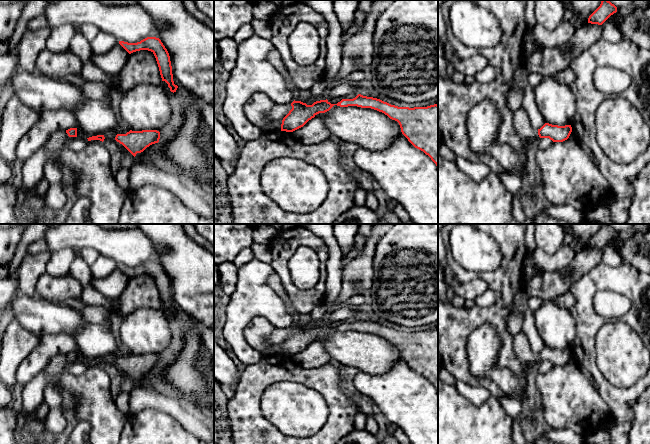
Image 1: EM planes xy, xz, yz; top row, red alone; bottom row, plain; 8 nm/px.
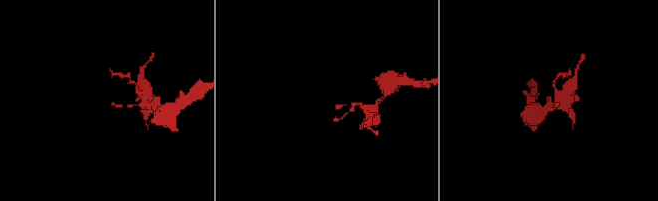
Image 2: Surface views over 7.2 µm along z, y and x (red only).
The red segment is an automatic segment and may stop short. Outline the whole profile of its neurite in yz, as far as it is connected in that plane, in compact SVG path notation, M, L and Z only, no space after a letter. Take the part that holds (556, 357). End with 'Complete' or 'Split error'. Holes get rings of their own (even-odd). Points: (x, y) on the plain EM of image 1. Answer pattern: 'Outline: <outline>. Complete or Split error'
Outline: M545 347L538 353L540 362L549 362L553 366L563 366L567 364L572 356L571 349L558 350Z. Complete

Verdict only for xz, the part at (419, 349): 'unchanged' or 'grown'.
unchanged

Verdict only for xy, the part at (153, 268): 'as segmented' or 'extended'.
as segmented

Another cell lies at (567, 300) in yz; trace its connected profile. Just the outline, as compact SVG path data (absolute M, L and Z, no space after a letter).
M568 291L558 296L553 300L553 302L561 307L571 309L575 305L576 300L575 297Z

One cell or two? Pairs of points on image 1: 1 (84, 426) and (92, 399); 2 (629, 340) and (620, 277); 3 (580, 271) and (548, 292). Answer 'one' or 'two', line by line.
1: two
2: two
3: one

